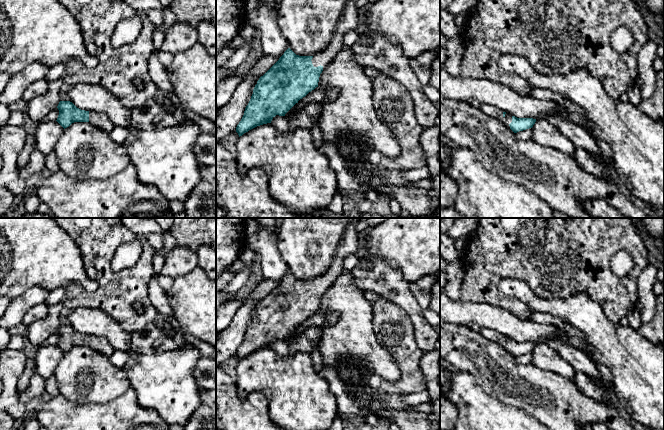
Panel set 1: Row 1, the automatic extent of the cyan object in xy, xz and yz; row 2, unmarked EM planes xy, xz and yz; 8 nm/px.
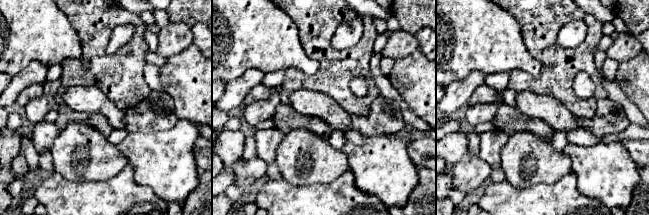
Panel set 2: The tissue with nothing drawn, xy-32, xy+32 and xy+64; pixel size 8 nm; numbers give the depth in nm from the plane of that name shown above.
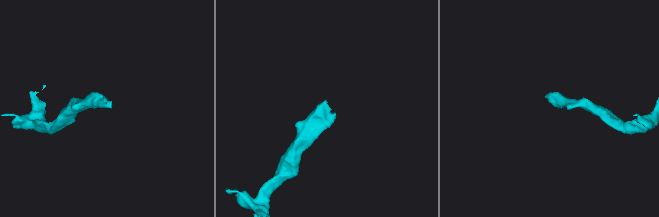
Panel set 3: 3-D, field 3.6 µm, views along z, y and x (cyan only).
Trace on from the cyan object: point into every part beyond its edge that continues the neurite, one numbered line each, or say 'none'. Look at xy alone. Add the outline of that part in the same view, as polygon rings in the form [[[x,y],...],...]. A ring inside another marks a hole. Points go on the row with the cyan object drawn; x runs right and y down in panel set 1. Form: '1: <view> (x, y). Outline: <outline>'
1: xy (97, 119). Outline: [[[89,111],[89,123],[107,133],[110,133],[115,127],[105,114],[94,111]]]

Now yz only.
1: yz (489, 110). Outline: [[[481,104],[480,110],[484,112],[486,115],[491,116],[503,124],[505,124],[508,128],[510,128],[509,124],[512,122],[512,115],[506,113],[503,114],[503,111],[499,108],[493,107],[491,105]]]

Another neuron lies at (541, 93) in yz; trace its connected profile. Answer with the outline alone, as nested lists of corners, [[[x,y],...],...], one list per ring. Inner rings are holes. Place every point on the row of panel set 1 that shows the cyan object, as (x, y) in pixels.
[[[531,86],[530,95],[540,100],[548,100],[553,103],[562,105],[571,112],[578,113],[580,115],[584,114],[584,111],[580,106],[548,88],[537,88]]]

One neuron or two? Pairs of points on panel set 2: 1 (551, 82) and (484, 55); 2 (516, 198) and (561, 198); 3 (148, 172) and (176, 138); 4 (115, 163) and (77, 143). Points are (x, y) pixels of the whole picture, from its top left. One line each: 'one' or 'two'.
1: two
2: one
3: one
4: one

